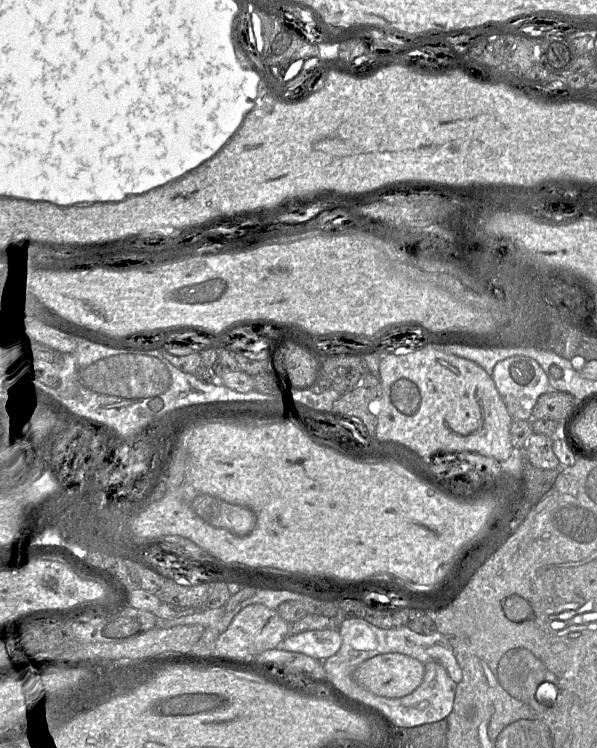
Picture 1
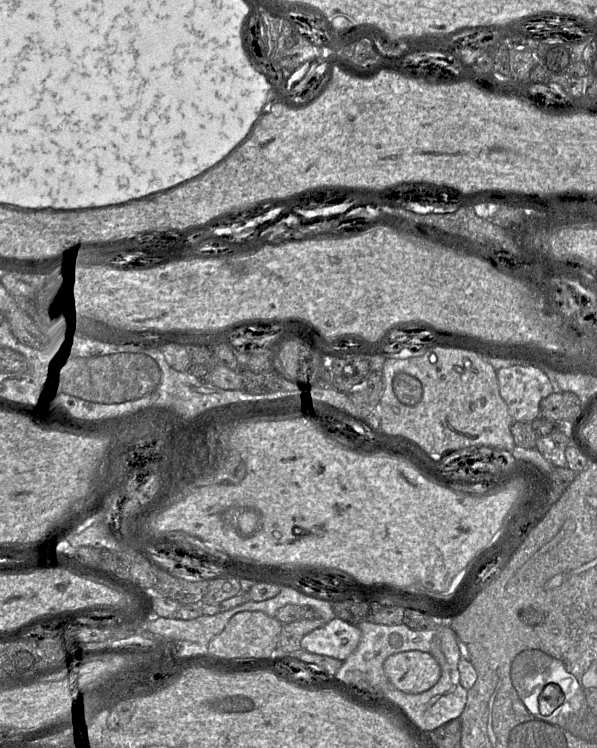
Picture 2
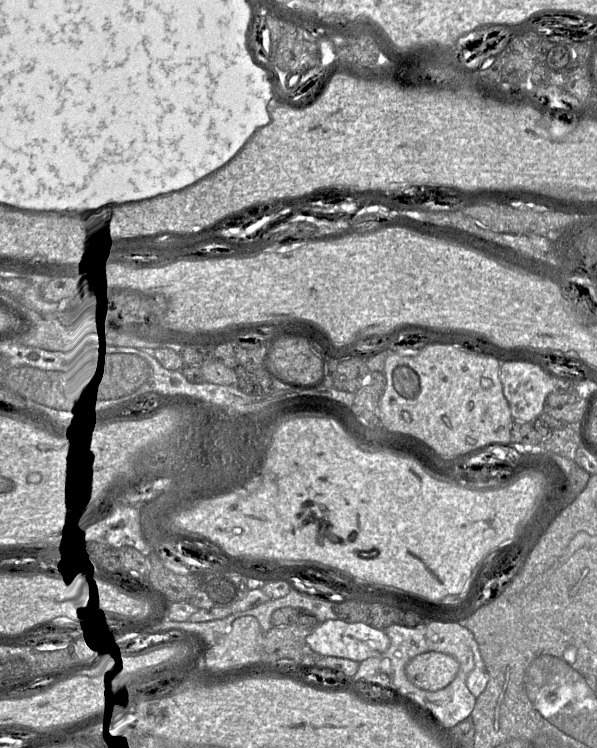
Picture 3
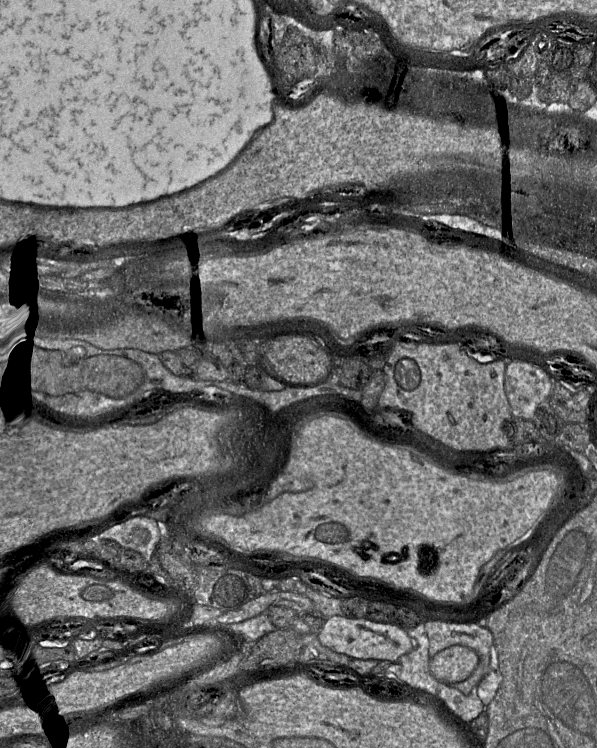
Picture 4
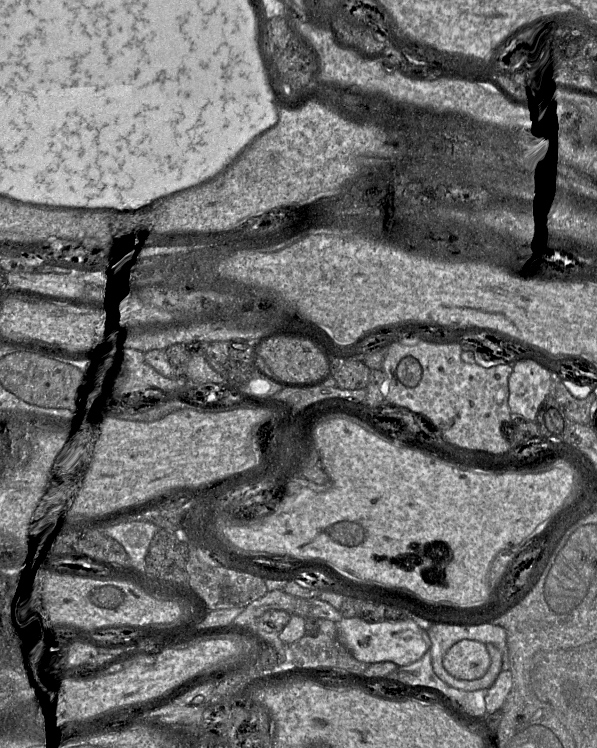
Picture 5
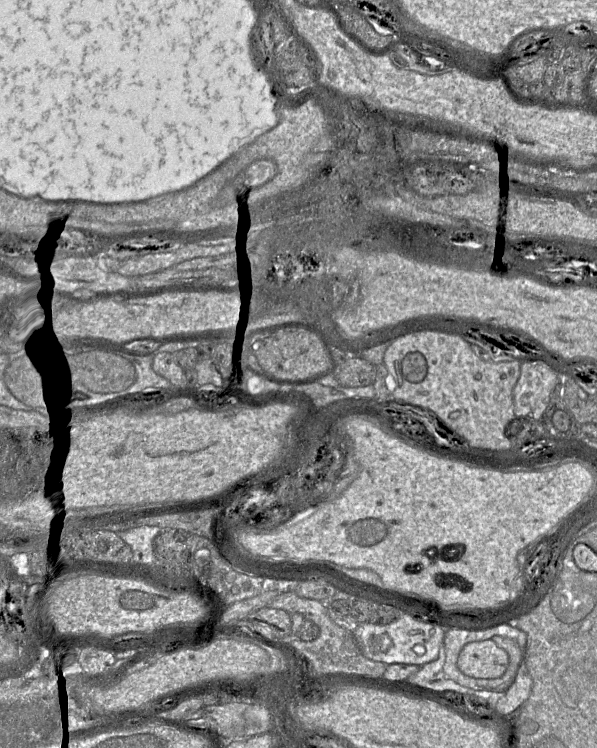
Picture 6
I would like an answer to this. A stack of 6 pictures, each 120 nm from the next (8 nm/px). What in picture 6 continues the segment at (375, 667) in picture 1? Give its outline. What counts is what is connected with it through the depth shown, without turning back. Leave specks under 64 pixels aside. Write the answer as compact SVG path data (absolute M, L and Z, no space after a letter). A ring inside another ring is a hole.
M492 639L467 643L457 659L457 667L462 673L480 679L502 677L508 664L508 653Z

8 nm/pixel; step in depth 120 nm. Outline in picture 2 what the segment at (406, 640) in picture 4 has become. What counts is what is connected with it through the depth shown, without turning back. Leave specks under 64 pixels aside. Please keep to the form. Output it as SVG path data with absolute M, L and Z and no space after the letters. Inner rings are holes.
M336 617L305 635L301 640L301 648L310 653L345 661L355 651L360 640L361 631L357 625Z

